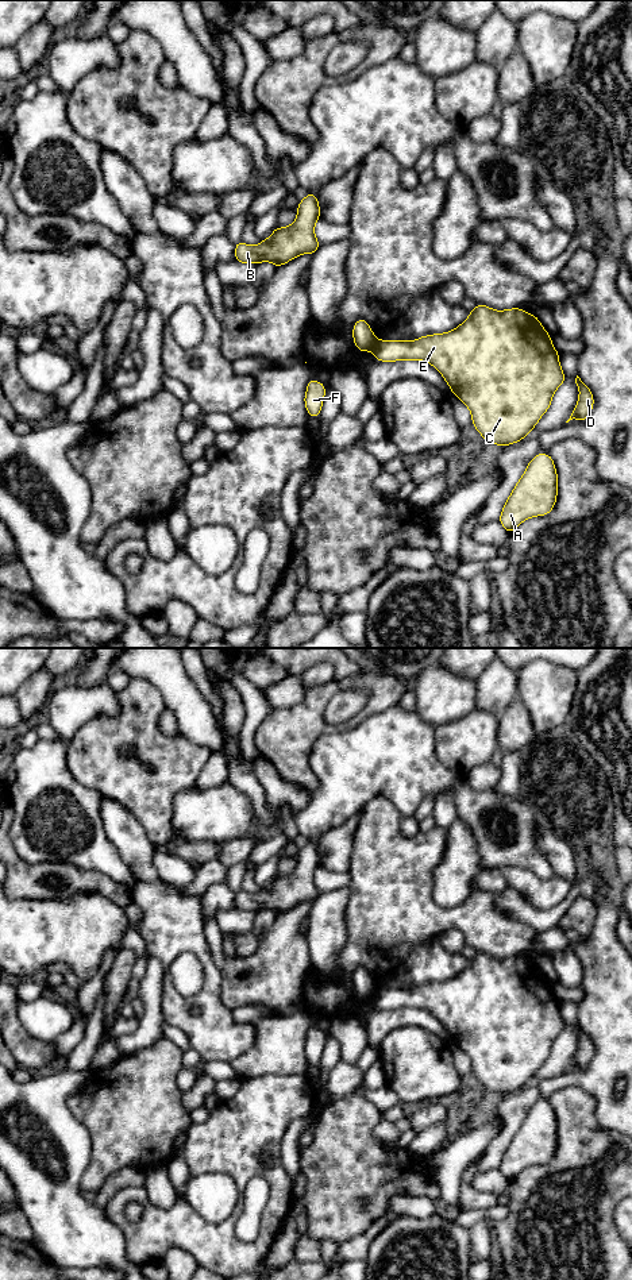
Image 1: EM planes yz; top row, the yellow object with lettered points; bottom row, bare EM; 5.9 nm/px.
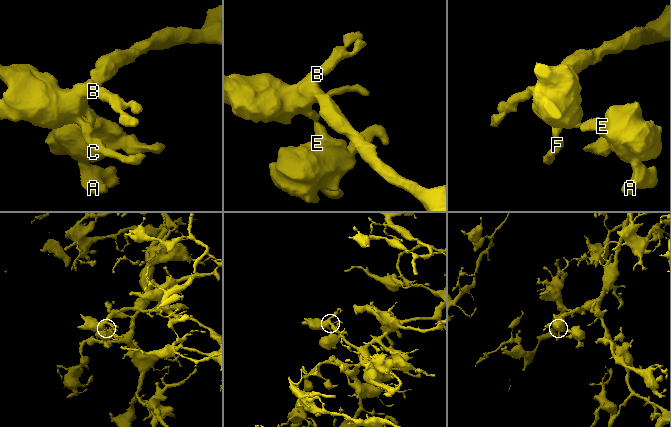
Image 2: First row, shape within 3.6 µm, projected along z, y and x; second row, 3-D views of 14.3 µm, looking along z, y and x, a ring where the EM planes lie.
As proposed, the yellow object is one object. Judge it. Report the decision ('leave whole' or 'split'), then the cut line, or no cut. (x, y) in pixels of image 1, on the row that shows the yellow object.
split; cut in yz along (378, 340), (373, 350)

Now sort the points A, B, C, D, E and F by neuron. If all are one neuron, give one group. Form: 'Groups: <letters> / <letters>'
Groups: A C D E / B F

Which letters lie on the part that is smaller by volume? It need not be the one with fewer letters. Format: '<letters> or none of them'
A, C, D, E

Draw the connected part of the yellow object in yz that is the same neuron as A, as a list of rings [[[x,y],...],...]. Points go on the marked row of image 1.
[[[537,454],[528,463],[501,510],[498,521],[510,533],[523,521],[551,513],[558,497],[558,473],[548,454]]]

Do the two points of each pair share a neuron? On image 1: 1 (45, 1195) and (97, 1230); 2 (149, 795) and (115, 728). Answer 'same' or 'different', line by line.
1: same
2: same

